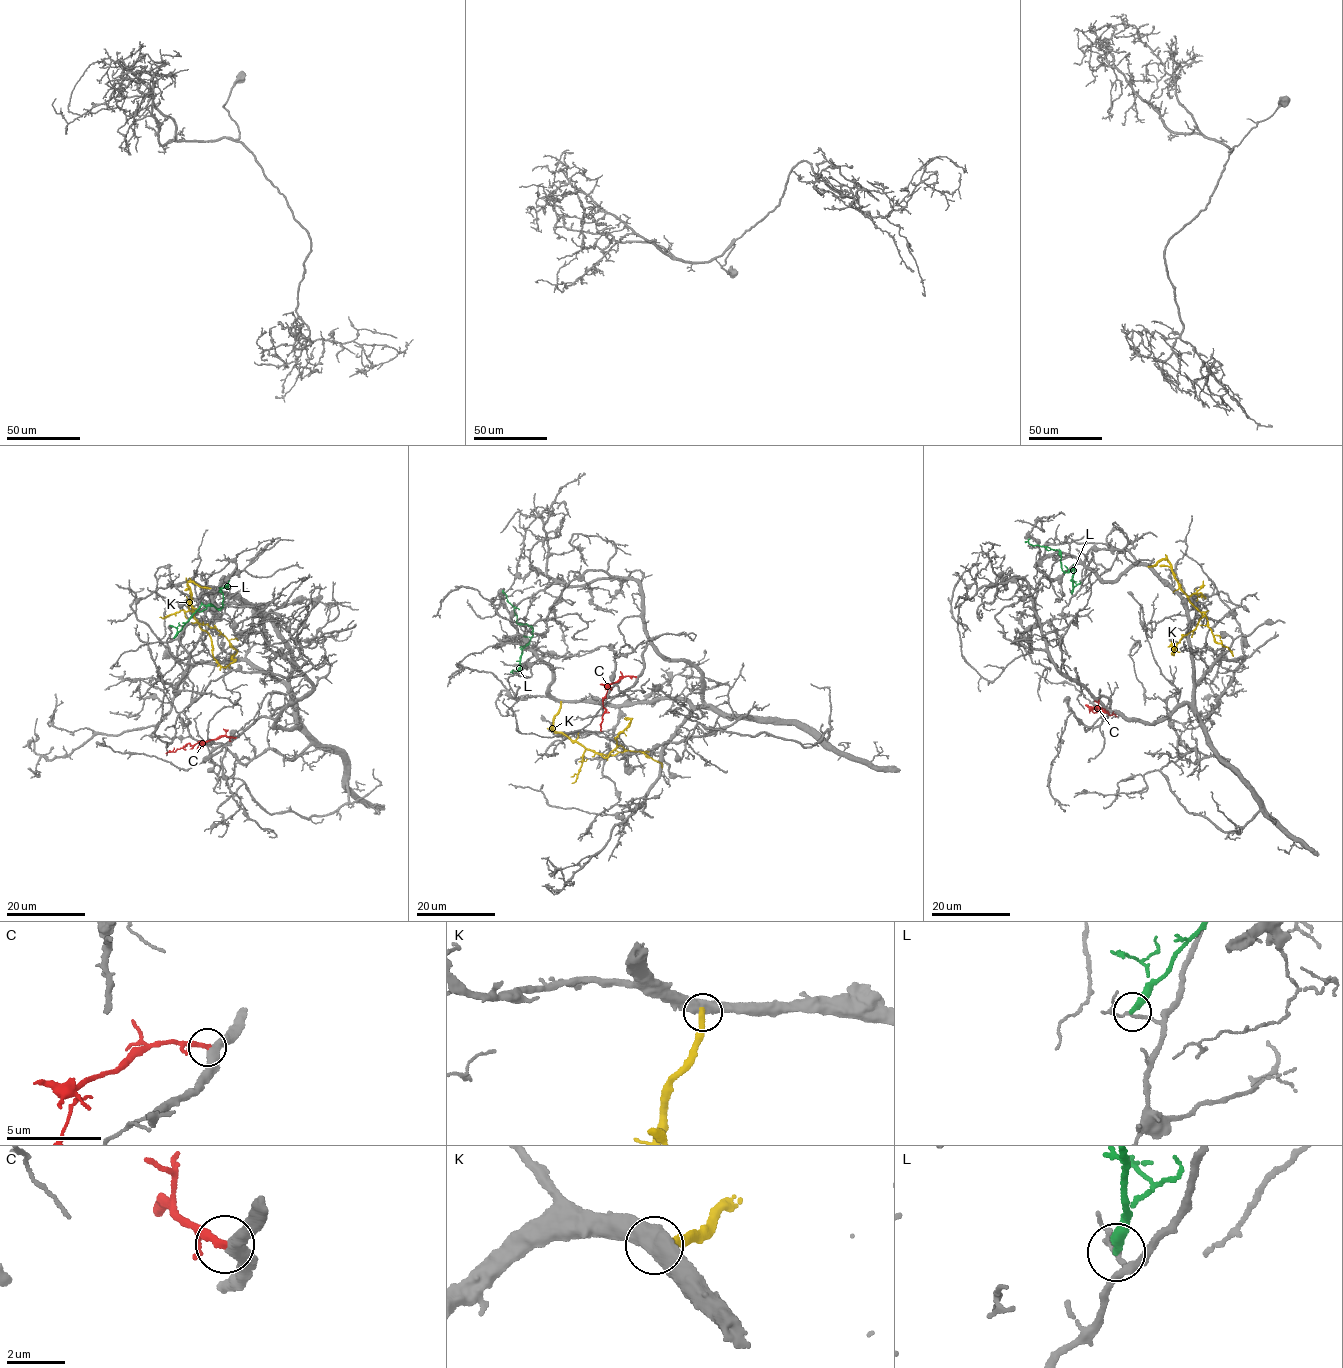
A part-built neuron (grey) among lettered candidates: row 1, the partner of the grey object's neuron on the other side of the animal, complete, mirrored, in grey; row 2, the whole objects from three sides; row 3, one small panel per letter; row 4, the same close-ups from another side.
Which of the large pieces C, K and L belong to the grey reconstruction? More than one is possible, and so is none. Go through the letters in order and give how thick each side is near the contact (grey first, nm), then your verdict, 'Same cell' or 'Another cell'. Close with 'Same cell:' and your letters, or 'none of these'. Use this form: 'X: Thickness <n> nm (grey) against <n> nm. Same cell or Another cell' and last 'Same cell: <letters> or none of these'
C: Thickness 460 nm (grey) against 260 nm. Same cell
K: Thickness 550 nm (grey) against 360 nm. Another cell
L: Thickness 140 nm (grey) against 320 nm. Another cell
Same cell: C

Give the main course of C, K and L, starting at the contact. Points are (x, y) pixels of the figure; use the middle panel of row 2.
C: (635, 677), (620, 678), (607, 686), (601, 731)
K: (561, 702), (553, 730), (605, 758), (617, 747), (620, 732), (629, 726), (630, 719), (627, 718)
L: (519, 670), (521, 650), (530, 640), (532, 630), (517, 622), (514, 607), (504, 592)

